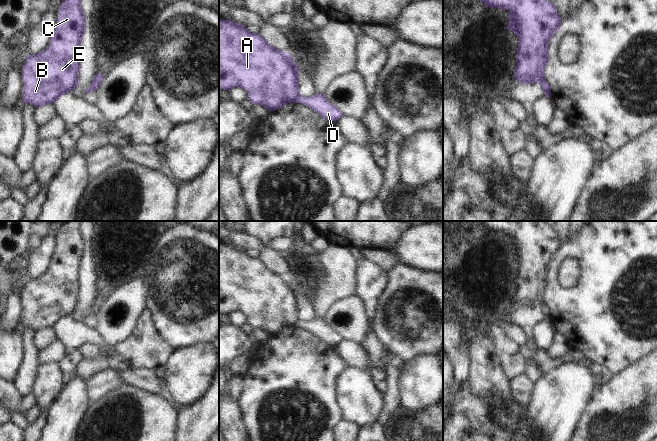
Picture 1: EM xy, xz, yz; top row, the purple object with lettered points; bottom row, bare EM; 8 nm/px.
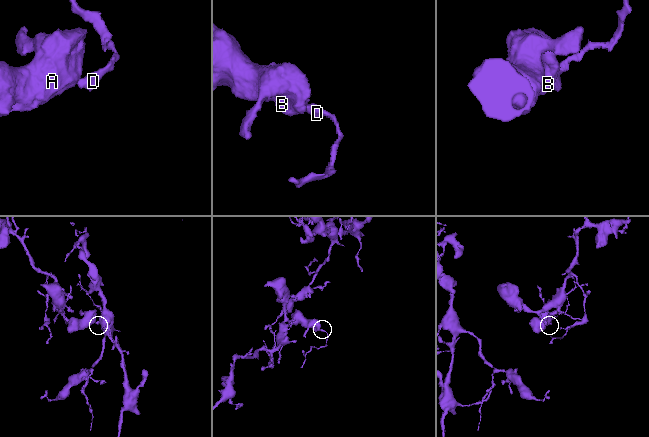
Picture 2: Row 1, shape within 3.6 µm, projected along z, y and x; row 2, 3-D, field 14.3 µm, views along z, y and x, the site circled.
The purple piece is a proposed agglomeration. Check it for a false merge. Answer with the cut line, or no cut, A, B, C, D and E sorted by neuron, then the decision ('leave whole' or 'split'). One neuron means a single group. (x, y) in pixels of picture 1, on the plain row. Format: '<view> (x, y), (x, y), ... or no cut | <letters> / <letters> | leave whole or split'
xz (299, 318), (293, 325) | A B C E / D | split

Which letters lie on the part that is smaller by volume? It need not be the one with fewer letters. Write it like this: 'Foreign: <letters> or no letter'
Foreign: D

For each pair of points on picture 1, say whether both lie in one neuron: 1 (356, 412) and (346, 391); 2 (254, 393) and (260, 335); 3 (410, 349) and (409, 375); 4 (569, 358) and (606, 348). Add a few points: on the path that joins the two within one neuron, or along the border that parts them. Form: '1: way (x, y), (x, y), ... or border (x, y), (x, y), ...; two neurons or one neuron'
1: way (356, 407), (356, 401), (351, 396); one neuron
2: border (271, 335), (261, 344); two neurons
3: border (432, 354), (419, 354), (405, 362); two neurons
4: border (569, 347), (579, 350), (585, 357), (603, 366); two neurons

